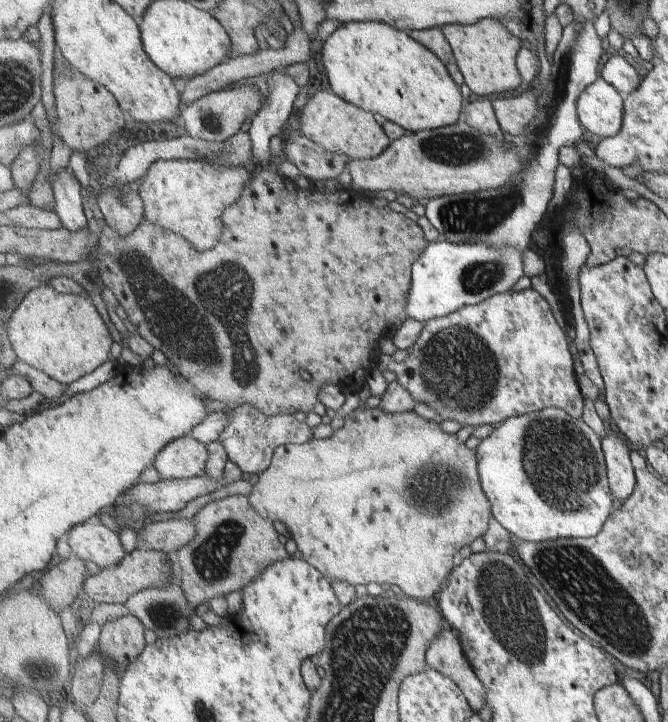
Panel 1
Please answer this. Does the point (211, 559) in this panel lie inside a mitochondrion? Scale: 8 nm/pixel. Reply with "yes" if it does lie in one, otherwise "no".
yes

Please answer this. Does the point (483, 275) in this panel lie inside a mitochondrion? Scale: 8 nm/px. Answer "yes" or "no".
yes

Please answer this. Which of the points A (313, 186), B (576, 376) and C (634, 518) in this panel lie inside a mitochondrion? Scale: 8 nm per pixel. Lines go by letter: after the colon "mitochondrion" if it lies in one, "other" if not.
A: other
B: other
C: other

